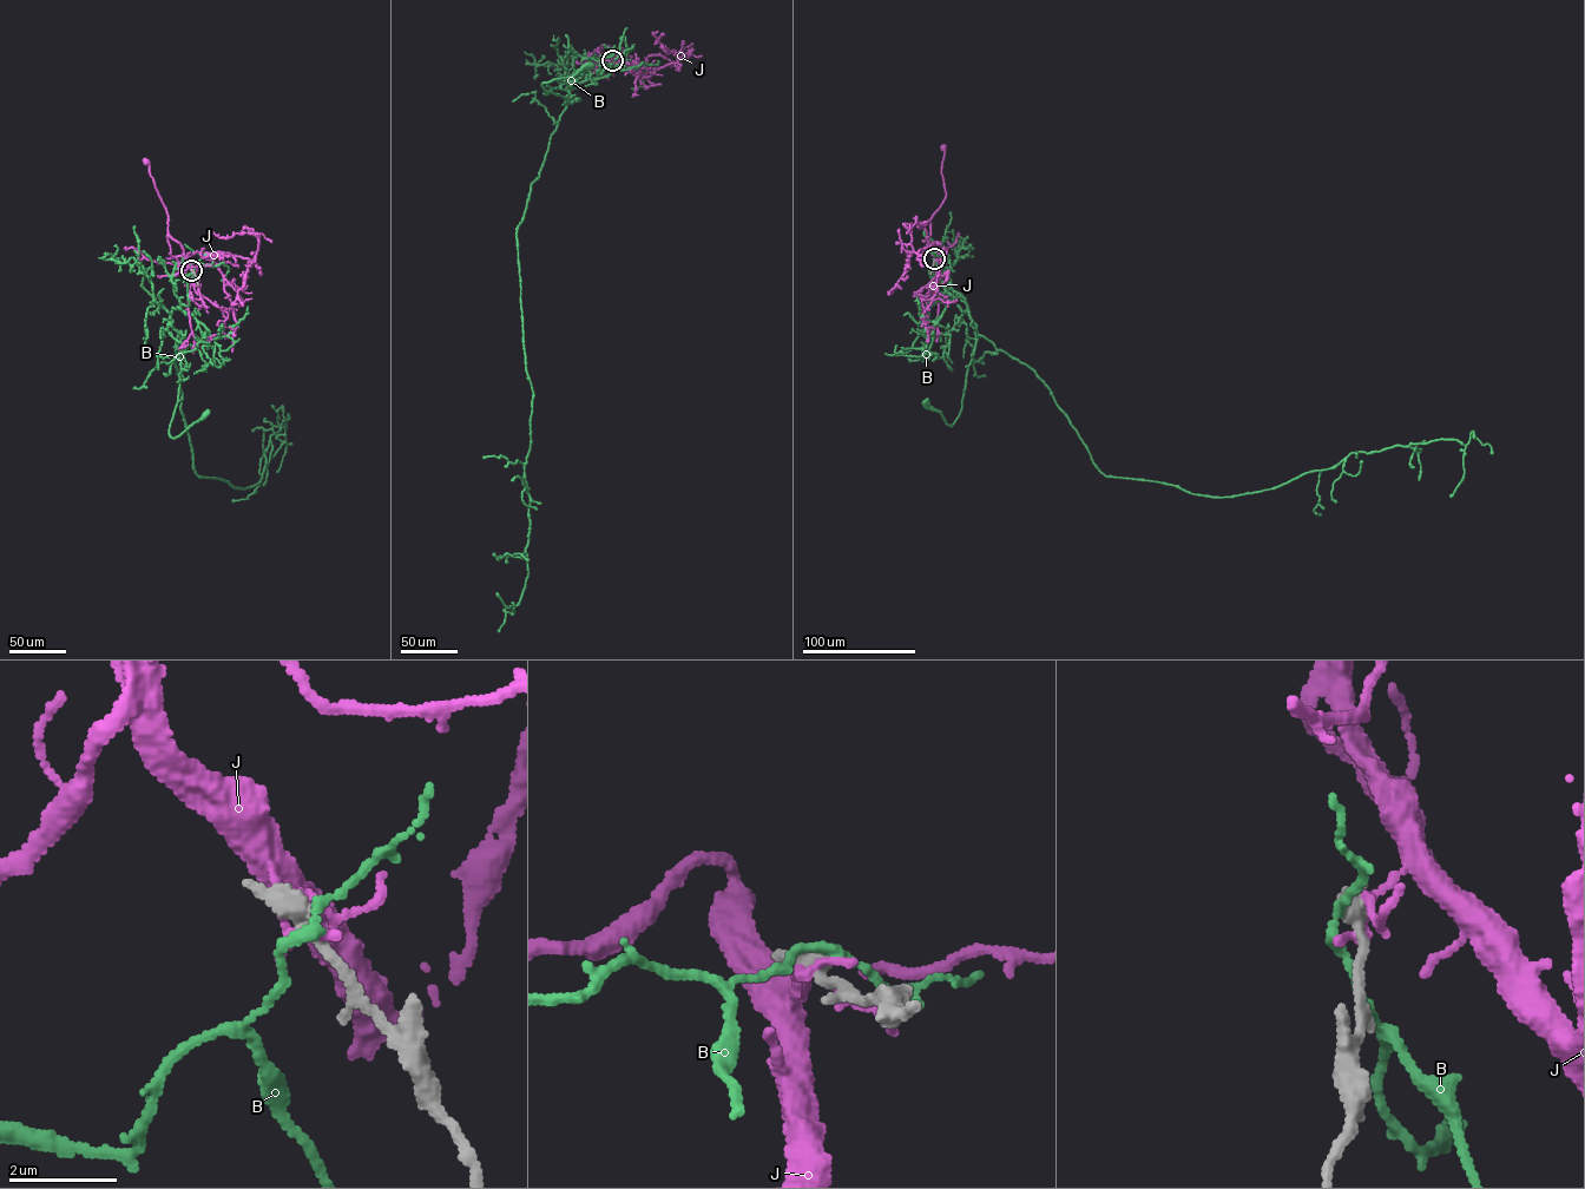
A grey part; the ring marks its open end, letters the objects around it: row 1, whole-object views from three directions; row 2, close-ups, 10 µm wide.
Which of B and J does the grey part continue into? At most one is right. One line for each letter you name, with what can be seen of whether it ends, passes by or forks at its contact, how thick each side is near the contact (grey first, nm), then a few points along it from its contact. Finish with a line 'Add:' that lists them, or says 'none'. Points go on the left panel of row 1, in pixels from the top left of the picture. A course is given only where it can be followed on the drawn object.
Add: none

